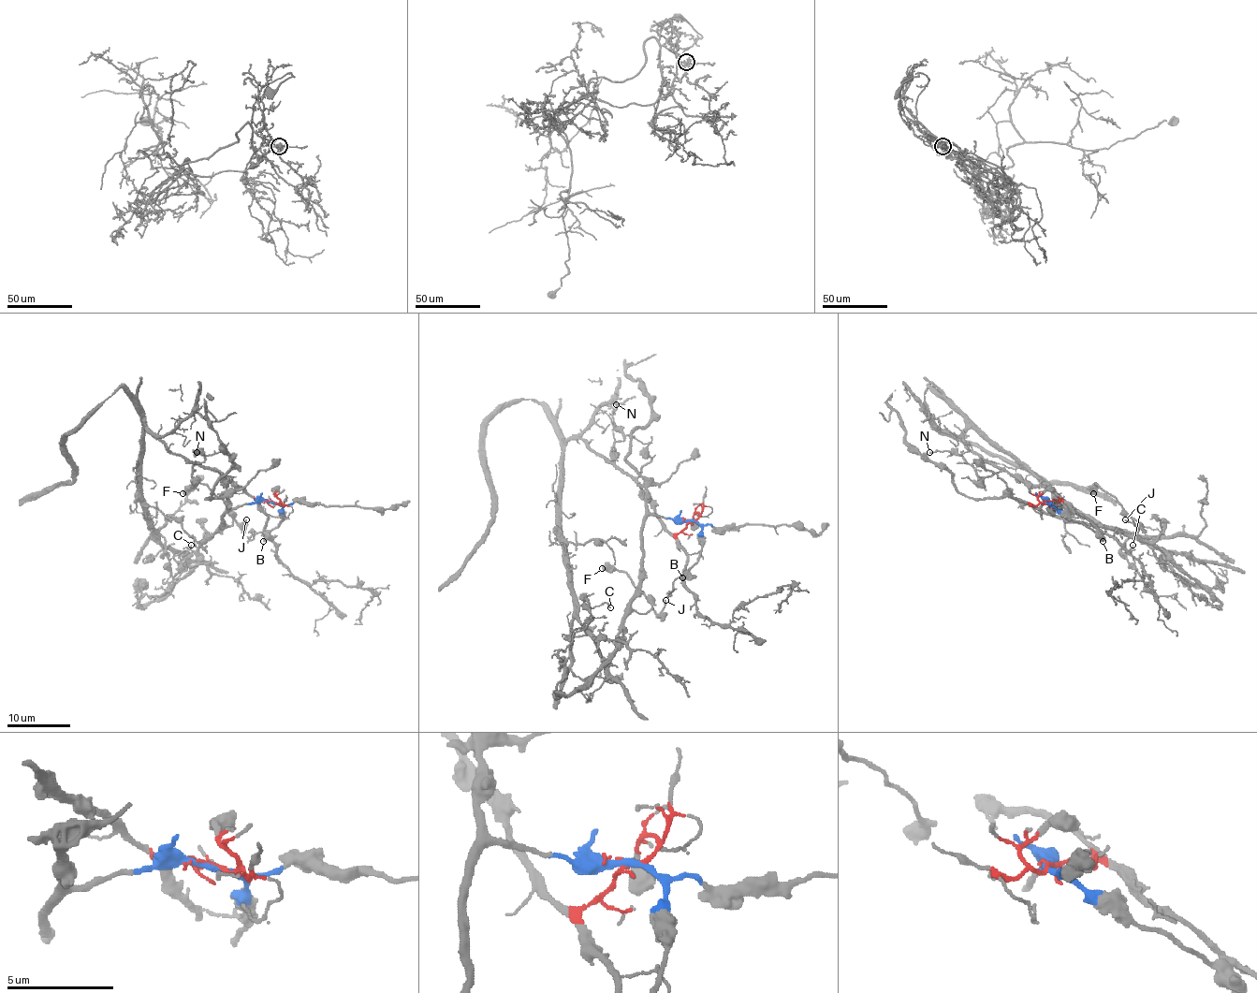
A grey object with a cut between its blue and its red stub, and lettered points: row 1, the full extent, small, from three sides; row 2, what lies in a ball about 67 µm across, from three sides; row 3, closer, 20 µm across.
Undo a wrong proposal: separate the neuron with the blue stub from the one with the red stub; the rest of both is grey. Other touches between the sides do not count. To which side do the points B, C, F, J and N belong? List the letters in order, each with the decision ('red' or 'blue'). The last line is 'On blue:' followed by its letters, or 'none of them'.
B: blue
C: red
F: blue
J: blue
N: red
On blue: B, F, J

